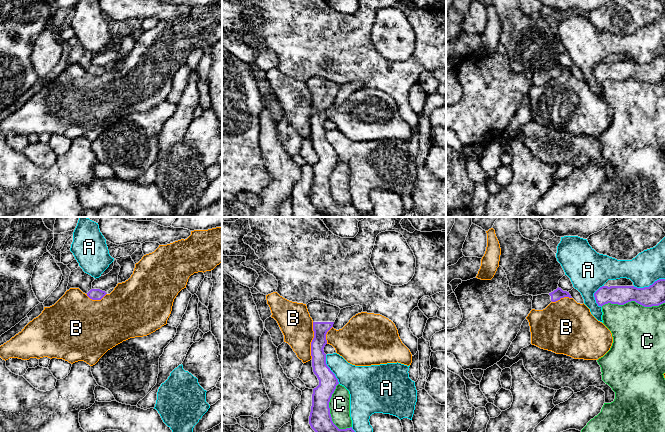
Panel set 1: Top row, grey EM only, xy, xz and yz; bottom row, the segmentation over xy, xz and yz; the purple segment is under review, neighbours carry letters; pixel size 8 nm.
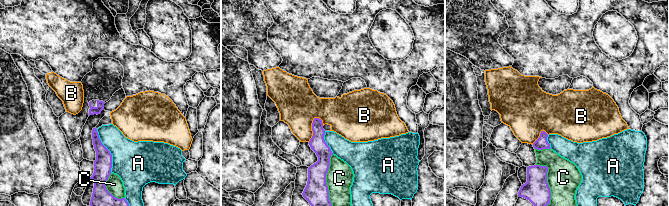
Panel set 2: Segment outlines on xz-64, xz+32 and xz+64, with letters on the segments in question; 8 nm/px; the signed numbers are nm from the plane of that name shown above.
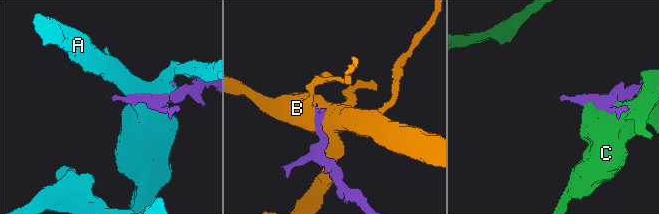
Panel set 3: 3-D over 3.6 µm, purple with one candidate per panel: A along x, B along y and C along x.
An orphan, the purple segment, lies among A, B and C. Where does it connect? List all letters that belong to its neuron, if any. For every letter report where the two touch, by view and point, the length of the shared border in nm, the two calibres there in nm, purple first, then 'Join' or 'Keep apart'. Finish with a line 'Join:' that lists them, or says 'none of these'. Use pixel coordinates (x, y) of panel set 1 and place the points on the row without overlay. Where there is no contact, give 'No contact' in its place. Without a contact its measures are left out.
A: Touches purple at yz (649, 62). Shared border 260 nm. Thickness 170 nm (purple) against 260 nm. Keep apart
B: Touches purple at xz (312, 116). Shared border 300 nm. Thickness 120 nm (purple) against 260 nm. Keep apart
C: Touches purple at yz (632, 76). Shared border 500 nm. Thickness 170 nm (purple) against 400 nm. Keep apart
Join: none of these

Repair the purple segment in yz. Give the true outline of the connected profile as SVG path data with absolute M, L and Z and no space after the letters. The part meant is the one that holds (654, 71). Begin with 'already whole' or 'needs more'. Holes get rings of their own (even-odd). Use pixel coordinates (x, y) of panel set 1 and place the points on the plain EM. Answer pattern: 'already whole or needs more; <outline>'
already whole; M665 55L655 57L649 63L637 64L634 62L602 62L594 73L598 82L605 80L624 81L635 77L644 83L659 82L665 79Z

